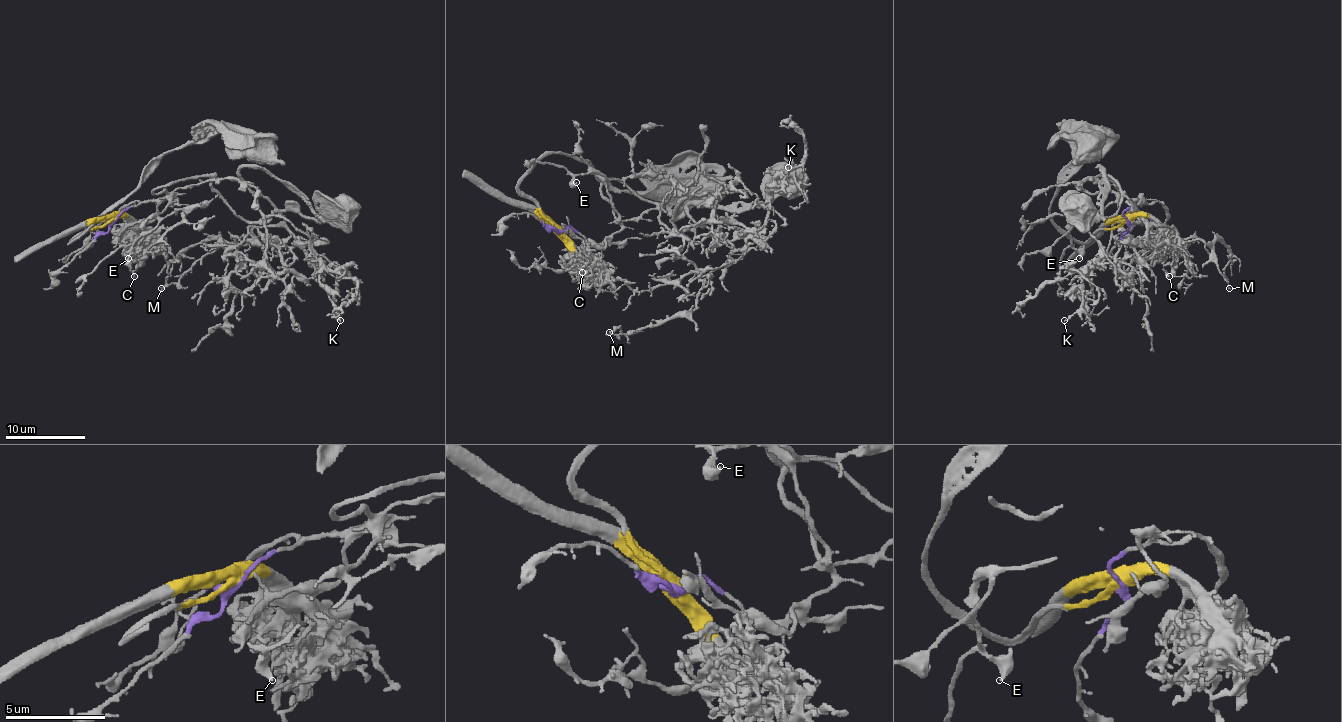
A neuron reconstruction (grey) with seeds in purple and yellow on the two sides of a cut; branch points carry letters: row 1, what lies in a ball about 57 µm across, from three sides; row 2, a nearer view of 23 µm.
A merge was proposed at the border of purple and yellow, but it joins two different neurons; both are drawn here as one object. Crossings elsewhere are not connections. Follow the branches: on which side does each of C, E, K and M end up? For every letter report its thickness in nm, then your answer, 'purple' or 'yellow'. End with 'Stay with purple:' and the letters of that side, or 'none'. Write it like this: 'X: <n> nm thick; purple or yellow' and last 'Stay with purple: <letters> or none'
C: 240 nm thick; yellow
E: 360 nm thick; purple
K: 160 nm thick; purple
M: 120 nm thick; purple
Stay with purple: E, K, M

